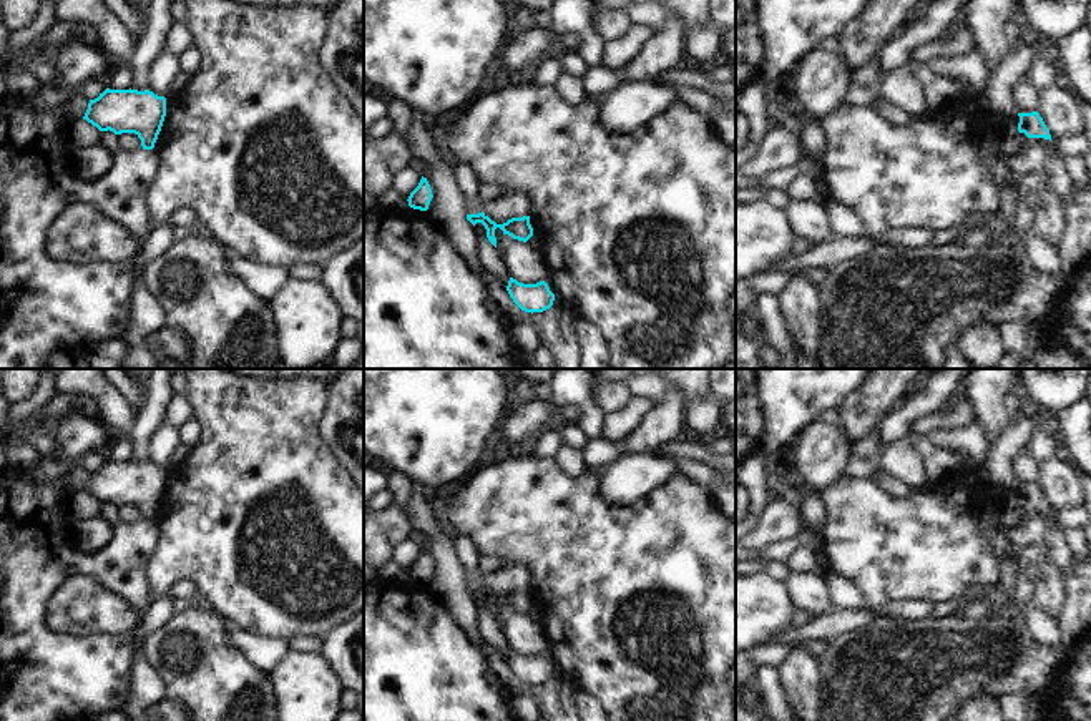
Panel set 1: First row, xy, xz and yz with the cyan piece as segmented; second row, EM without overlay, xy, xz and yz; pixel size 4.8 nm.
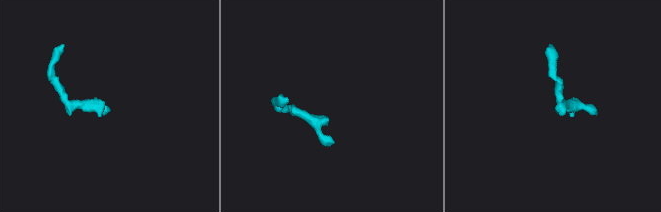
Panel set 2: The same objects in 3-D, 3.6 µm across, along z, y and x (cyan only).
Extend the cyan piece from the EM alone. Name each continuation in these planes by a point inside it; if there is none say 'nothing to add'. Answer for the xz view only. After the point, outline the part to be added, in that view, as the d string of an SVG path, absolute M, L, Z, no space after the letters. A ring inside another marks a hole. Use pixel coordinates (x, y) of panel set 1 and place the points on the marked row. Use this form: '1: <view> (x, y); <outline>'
nothing to add

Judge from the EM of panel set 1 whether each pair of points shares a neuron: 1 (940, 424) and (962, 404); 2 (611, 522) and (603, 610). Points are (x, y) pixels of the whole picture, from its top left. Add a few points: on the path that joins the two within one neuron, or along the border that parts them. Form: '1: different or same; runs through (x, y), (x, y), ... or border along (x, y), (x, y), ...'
1: same; runs through (945, 421), (958, 409)
2: same; runs through (611, 544), (611, 588)

